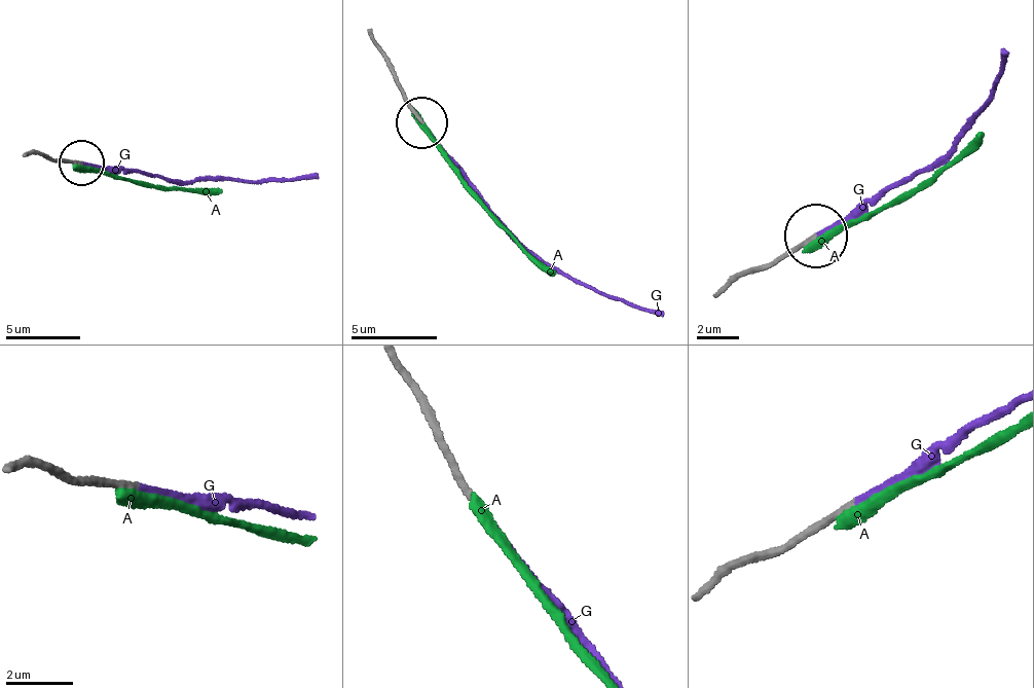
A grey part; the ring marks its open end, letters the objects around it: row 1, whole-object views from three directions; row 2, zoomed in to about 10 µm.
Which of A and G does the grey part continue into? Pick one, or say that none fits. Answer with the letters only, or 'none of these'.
G

